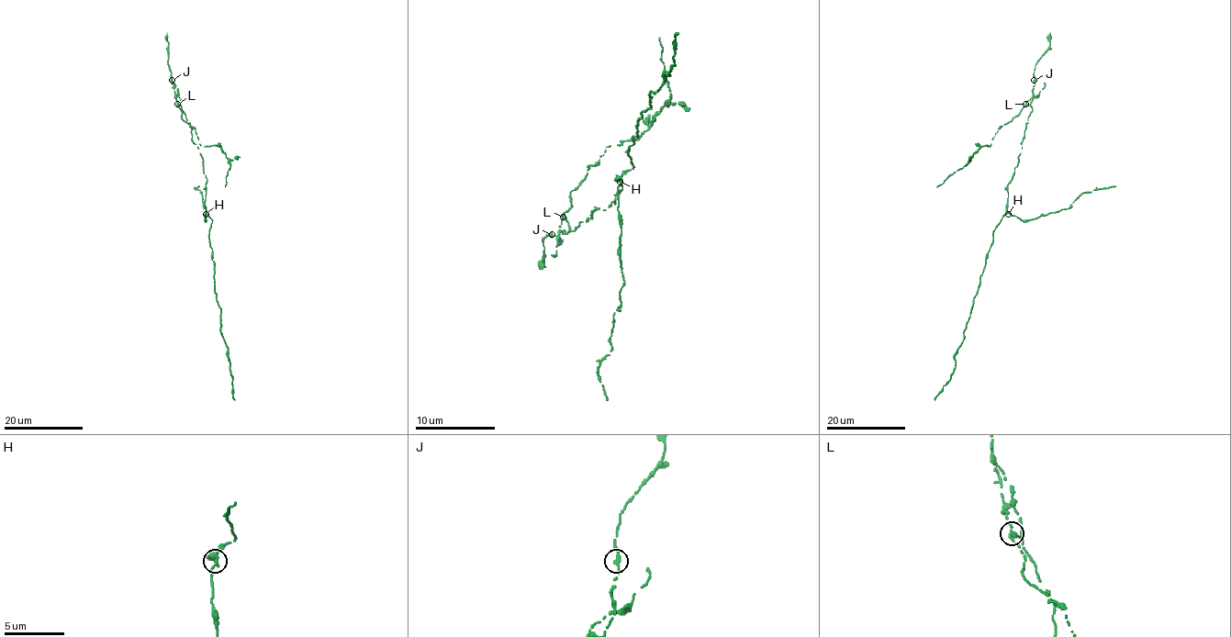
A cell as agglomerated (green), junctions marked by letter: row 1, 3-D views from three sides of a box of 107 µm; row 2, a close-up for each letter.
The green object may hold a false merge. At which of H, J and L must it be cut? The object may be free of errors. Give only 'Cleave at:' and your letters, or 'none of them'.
Cleave at: L

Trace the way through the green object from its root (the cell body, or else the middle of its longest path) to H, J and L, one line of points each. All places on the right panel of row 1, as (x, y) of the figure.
H: (1010, 181), (1007, 184), (1008, 214)
J: (1010, 181), (1032, 111), (1030, 103), (1034, 80)
L: (1010, 181), (1032, 111), (1025, 104)

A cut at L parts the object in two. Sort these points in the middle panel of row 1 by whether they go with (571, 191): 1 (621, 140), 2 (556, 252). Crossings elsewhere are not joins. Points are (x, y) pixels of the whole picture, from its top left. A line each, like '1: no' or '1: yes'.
1: yes
2: yes

